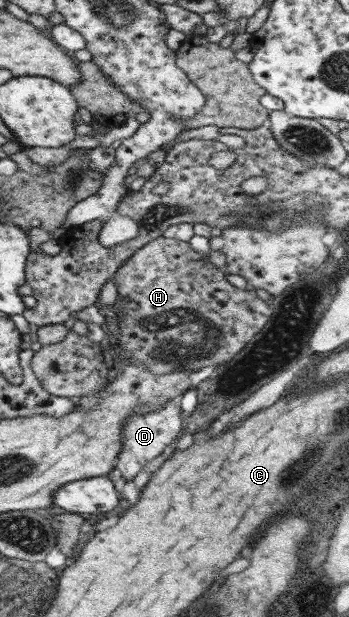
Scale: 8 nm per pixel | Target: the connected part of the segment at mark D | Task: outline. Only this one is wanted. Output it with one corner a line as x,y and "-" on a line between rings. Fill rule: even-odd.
168,400
162,407
147,411
145,414
135,414
127,417
122,422
120,430
120,449
116,456
114,468
118,468
121,477
126,481
132,481
132,478
139,473
141,468
151,462
153,458
157,458
181,432
183,428
183,416
179,409
178,400

